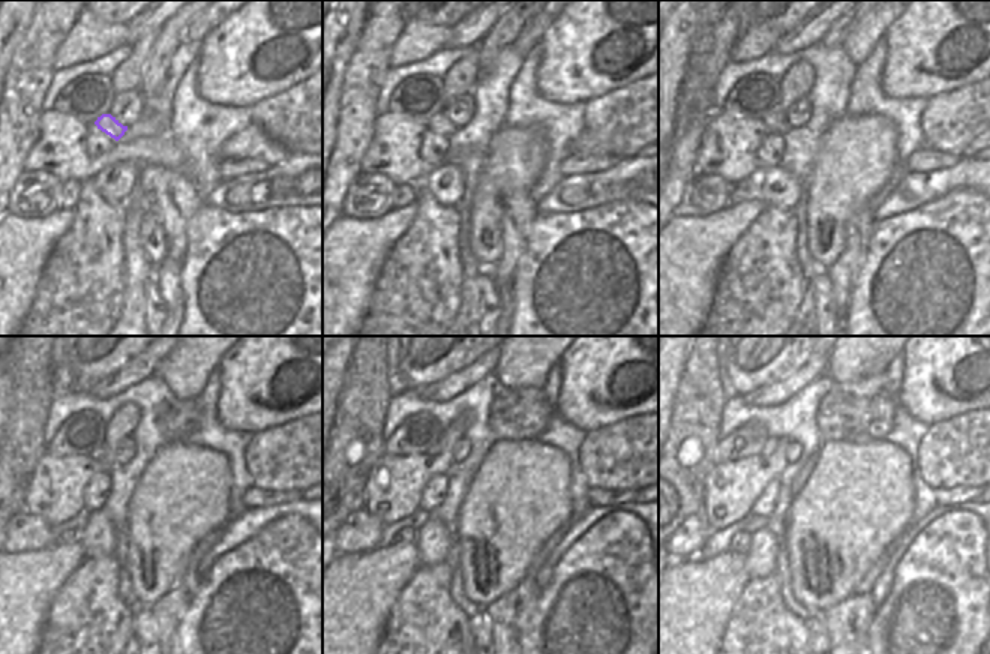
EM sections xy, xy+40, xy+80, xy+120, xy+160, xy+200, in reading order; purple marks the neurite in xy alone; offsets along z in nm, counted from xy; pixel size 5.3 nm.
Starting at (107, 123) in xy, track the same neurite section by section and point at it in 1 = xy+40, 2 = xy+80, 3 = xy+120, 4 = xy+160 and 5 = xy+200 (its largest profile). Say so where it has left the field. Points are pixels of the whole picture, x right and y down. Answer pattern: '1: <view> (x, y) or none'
1: xy+40 (440, 123)
2: xy+80 (776, 123)
3: xy+120 (99, 453)
4: xy+160 (435, 450)
5: xy+200 (771, 444)

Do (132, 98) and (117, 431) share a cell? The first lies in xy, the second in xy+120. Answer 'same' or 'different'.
different

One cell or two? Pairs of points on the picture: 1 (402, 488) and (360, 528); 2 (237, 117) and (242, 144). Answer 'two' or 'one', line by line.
1: two
2: two

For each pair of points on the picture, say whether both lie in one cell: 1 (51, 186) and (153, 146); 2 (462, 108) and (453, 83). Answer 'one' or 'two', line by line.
1: two
2: two

